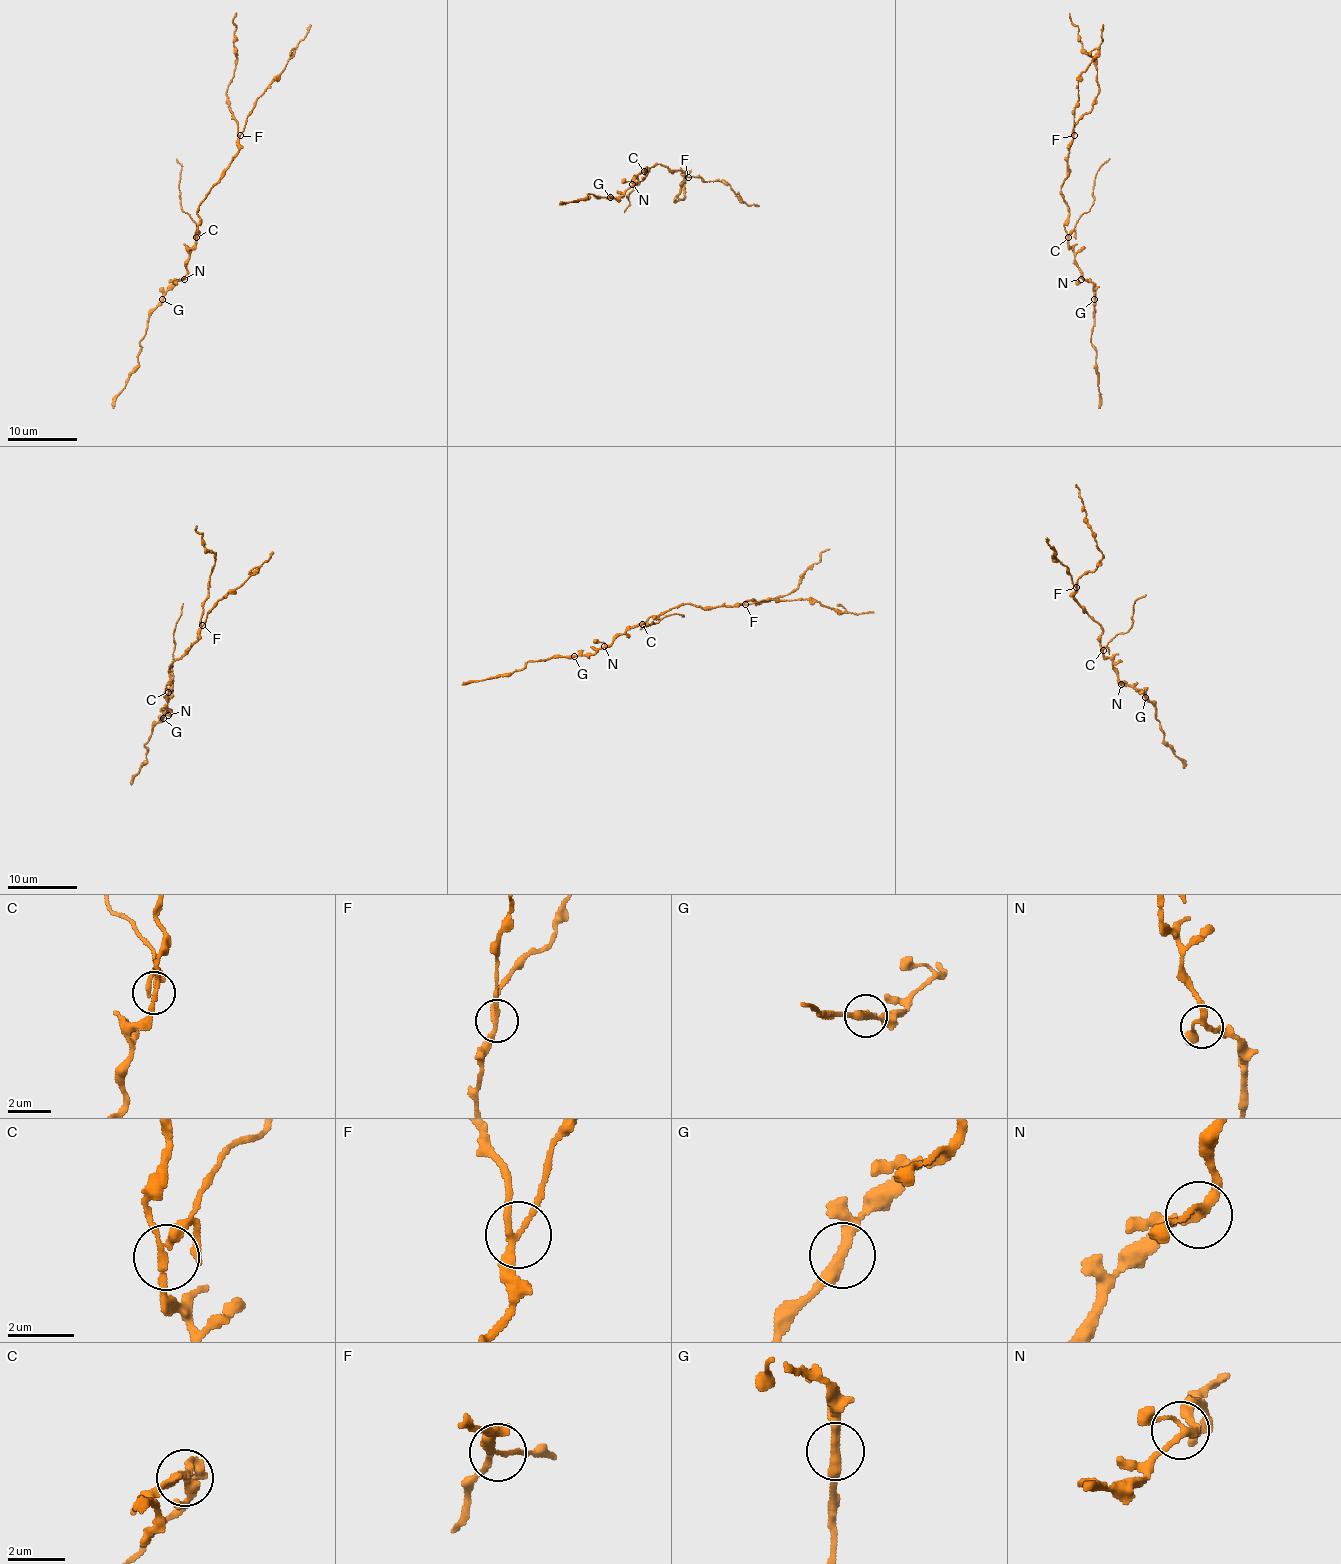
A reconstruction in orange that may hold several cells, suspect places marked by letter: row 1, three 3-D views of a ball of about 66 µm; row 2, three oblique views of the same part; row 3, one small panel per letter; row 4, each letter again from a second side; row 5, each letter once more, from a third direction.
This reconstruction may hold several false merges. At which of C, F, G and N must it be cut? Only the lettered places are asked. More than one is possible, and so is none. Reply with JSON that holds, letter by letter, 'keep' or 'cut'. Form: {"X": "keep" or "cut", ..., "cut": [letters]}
{"C": "cut", "F": "cut", "G": "keep", "N": "keep", "cut": ["C", "F"]}

